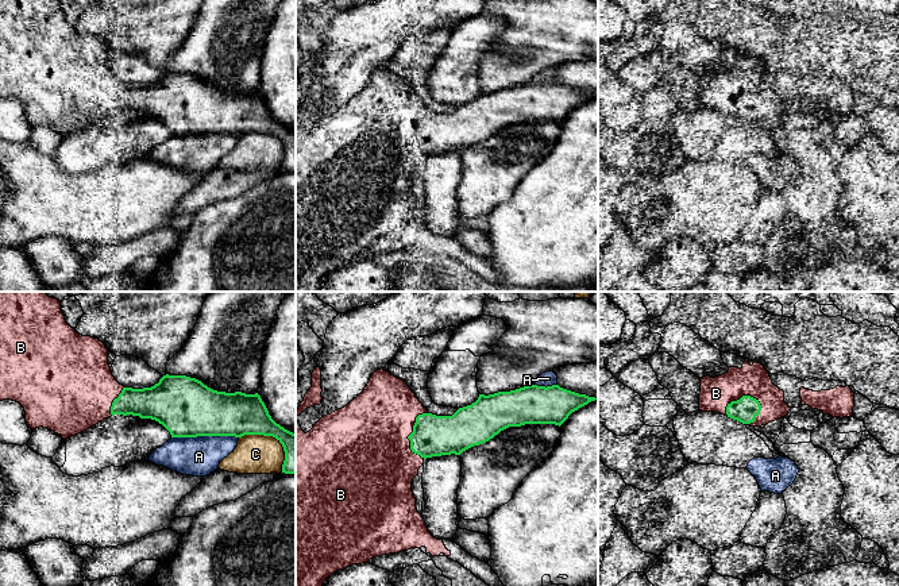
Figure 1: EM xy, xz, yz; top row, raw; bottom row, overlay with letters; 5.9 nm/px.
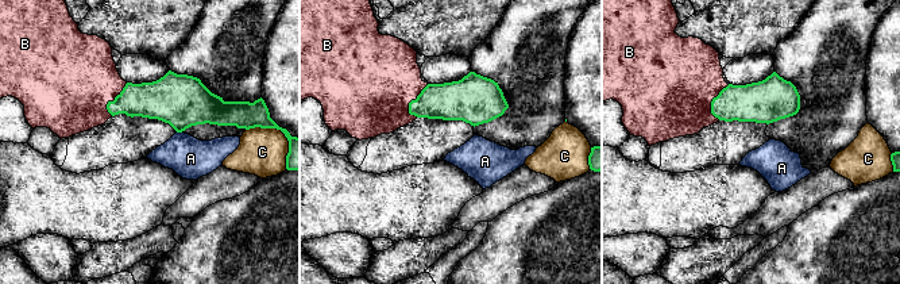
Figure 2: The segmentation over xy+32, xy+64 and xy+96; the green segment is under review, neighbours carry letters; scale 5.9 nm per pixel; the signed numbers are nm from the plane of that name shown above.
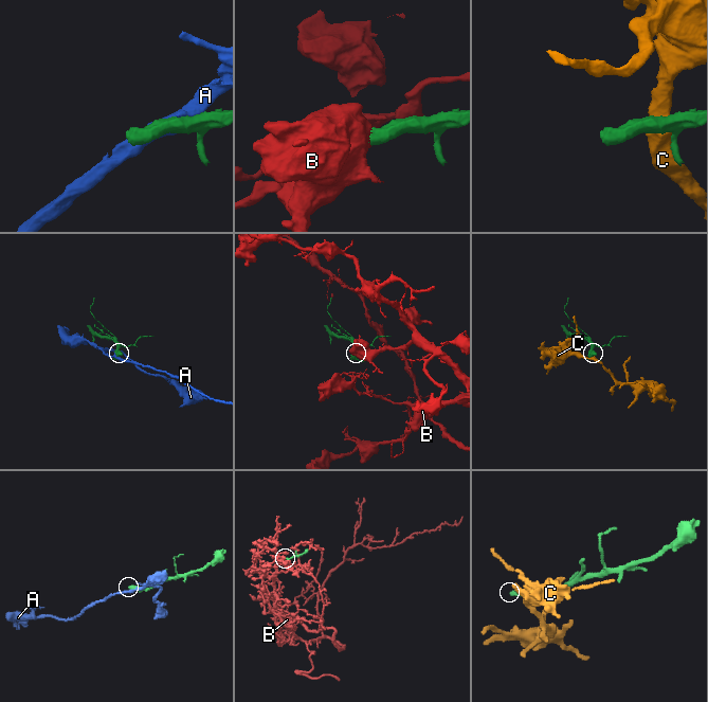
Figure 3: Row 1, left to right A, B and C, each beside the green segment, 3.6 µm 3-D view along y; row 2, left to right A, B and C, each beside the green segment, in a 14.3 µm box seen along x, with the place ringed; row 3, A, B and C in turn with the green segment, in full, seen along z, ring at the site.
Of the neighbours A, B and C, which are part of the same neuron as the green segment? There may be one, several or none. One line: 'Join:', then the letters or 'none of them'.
Join: B

